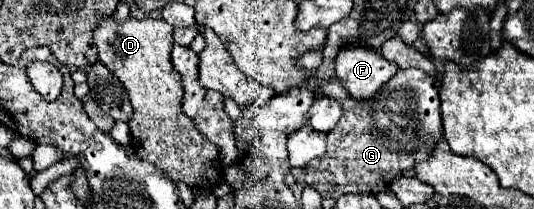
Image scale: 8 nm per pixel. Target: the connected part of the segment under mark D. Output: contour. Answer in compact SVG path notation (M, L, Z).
M112 16L94 30L94 44L100 62L124 84L134 108L130 120L132 148L136 154L158 166L172 182L184 182L190 188L212 190L224 180L224 166L220 166L220 150L208 142L192 118L184 118L180 110L182 86L180 74L172 66L172 26L166 20L128 18L118 24Z

